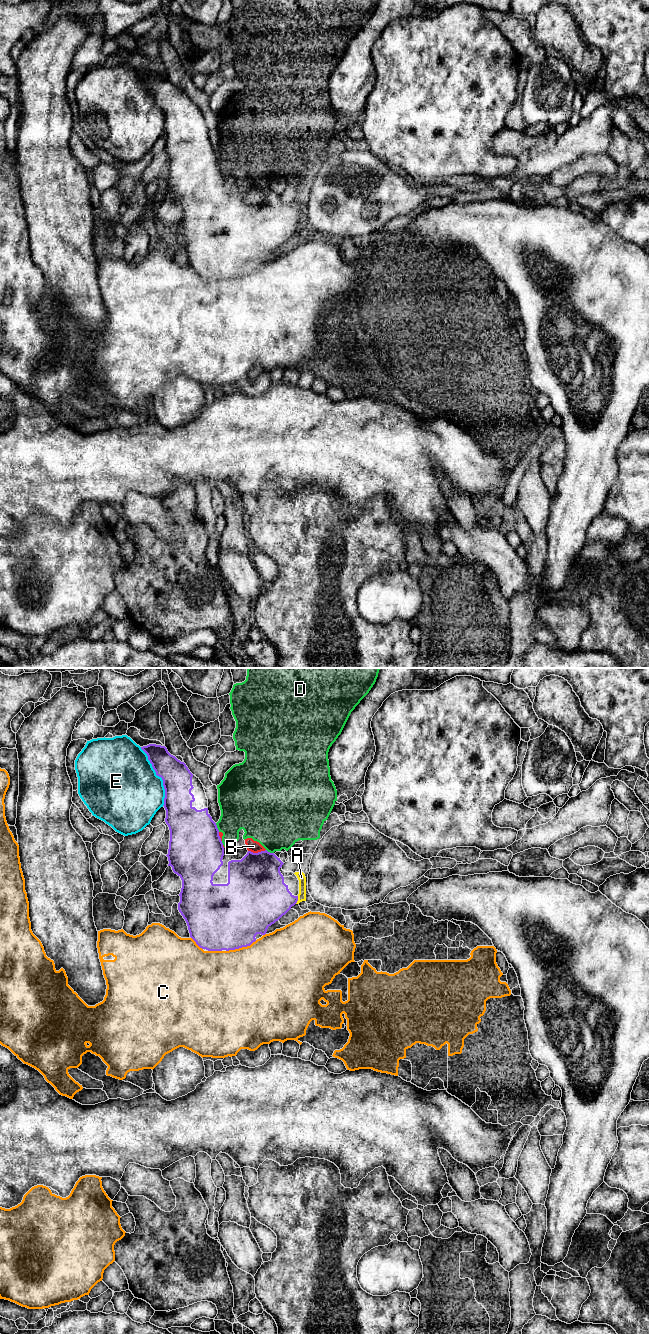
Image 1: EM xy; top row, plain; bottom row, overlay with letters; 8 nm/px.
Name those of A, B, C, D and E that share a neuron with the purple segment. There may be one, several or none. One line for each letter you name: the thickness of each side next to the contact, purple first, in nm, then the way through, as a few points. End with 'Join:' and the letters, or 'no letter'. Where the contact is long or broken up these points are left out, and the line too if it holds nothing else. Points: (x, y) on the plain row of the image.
A: Thickness 380 nm (purple) against 70 nm
B: Thickness 440 nm (purple) against 90 nm
D: Thickness 440 nm (purple) against 320 nm
Join: A, B, D

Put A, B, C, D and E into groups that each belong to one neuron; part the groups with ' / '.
A B D / C / E

